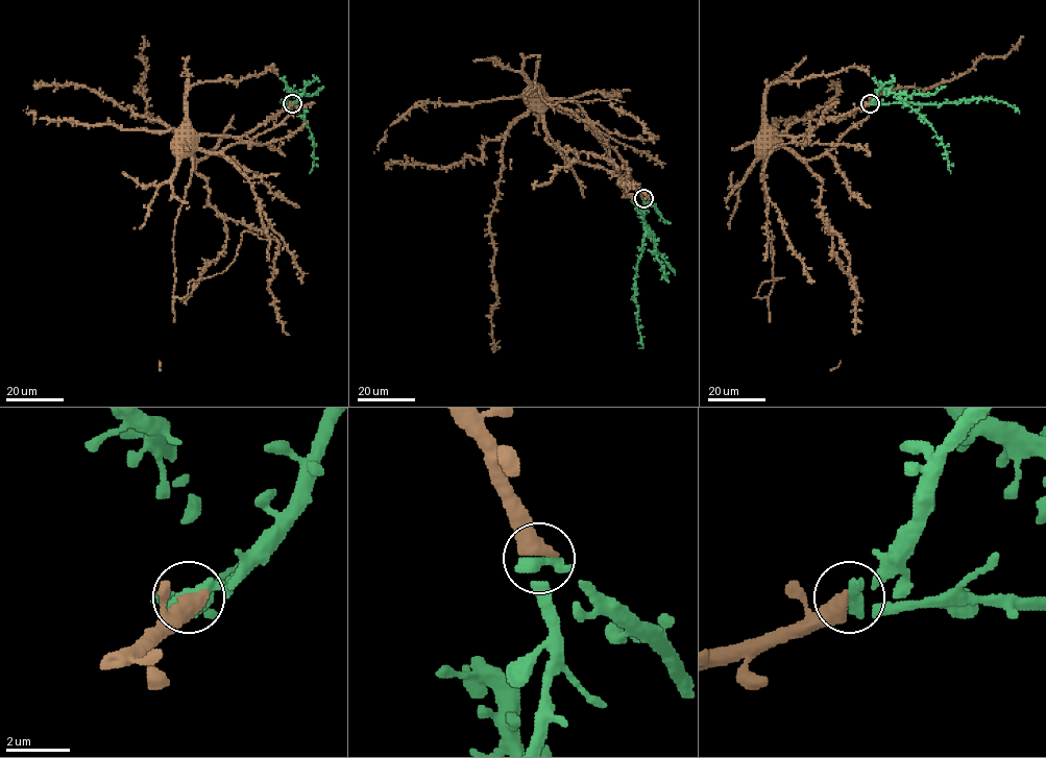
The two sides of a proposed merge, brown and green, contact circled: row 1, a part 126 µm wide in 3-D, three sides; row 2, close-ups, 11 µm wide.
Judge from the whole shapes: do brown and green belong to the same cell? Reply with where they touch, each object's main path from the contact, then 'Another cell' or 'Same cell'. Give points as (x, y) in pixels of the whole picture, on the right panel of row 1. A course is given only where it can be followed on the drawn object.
Place: (870, 103). Course of brown: (869, 103), (844, 115), (826, 117), (798, 136), (763, 137). Course of green: (870, 103), (942, 104), (993, 98), (1014, 105), (1019, 112). Same cell

